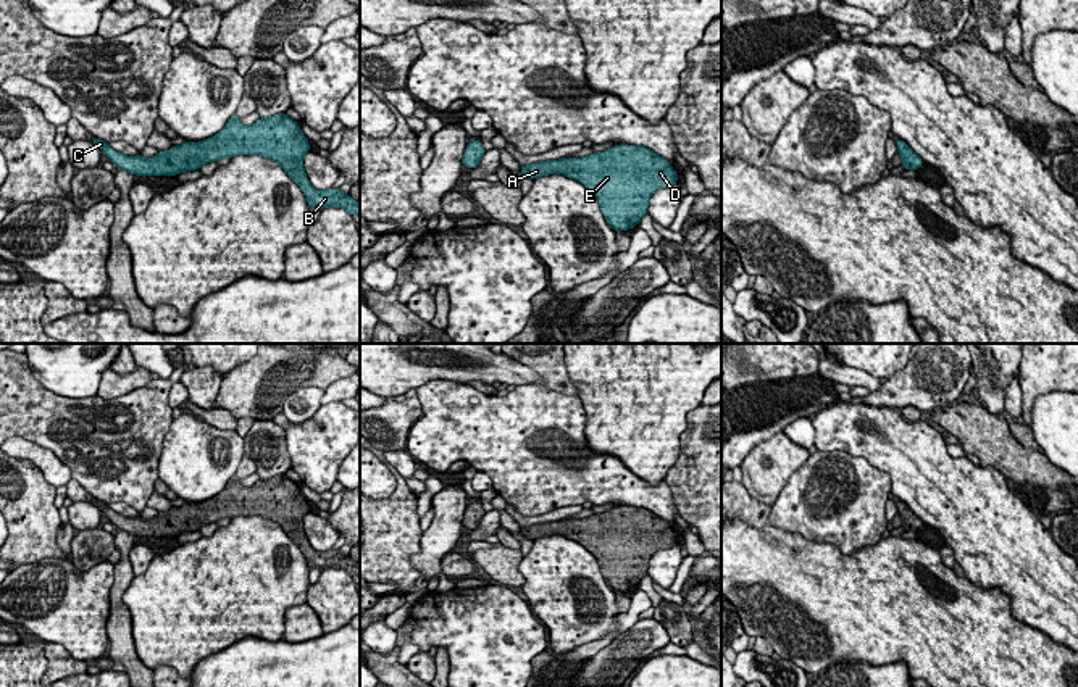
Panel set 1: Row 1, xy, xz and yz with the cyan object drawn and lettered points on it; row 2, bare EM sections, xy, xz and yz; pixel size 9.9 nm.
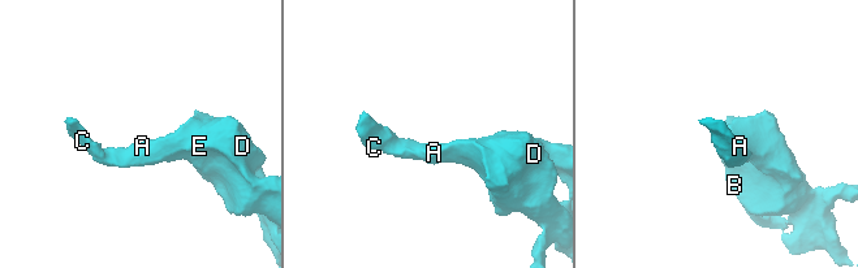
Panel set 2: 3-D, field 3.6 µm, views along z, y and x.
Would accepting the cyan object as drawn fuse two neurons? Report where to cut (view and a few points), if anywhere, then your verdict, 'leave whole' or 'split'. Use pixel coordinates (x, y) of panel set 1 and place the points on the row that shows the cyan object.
no cut; leave whole

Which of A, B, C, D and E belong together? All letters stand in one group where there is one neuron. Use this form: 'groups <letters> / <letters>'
groups A B C D E

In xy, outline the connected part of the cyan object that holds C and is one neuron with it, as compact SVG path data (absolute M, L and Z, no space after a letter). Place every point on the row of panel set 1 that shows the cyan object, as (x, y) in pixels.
M286 113L261 118L252 126L244 126L239 116L213 137L200 142L186 142L153 158L126 156L108 147L107 142L92 140L119 169L136 176L178 176L184 171L200 169L202 164L218 161L223 156L261 155L281 164L286 174L302 189L308 208L344 208L349 214L360 214L360 203L341 189L316 190L303 169L303 156L310 152L308 139L302 134L297 121Z

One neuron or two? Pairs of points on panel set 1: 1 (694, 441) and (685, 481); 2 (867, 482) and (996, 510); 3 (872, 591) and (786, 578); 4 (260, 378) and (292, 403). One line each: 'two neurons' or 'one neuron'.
1: one neuron
2: two neurons
3: one neuron
4: two neurons

